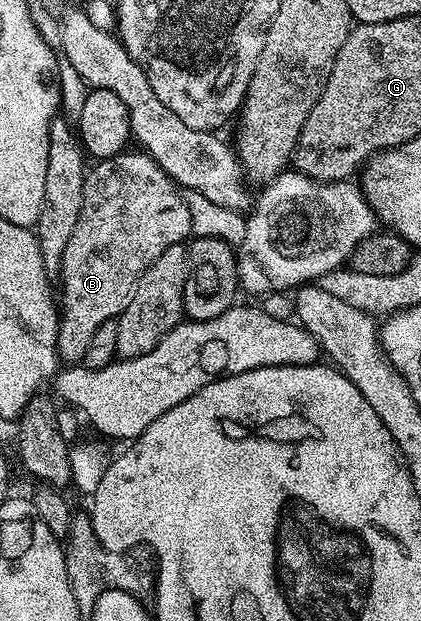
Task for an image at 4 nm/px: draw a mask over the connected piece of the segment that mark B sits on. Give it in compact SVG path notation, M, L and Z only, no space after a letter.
M125 151L117 157L106 157L95 162L84 178L84 202L74 227L70 243L62 255L58 280L64 284L64 305L59 310L57 350L65 362L83 362L86 347L94 339L94 331L102 323L119 318L130 307L140 277L166 251L166 247L187 242L192 237L190 207L184 202L184 193L166 171L145 151Z

